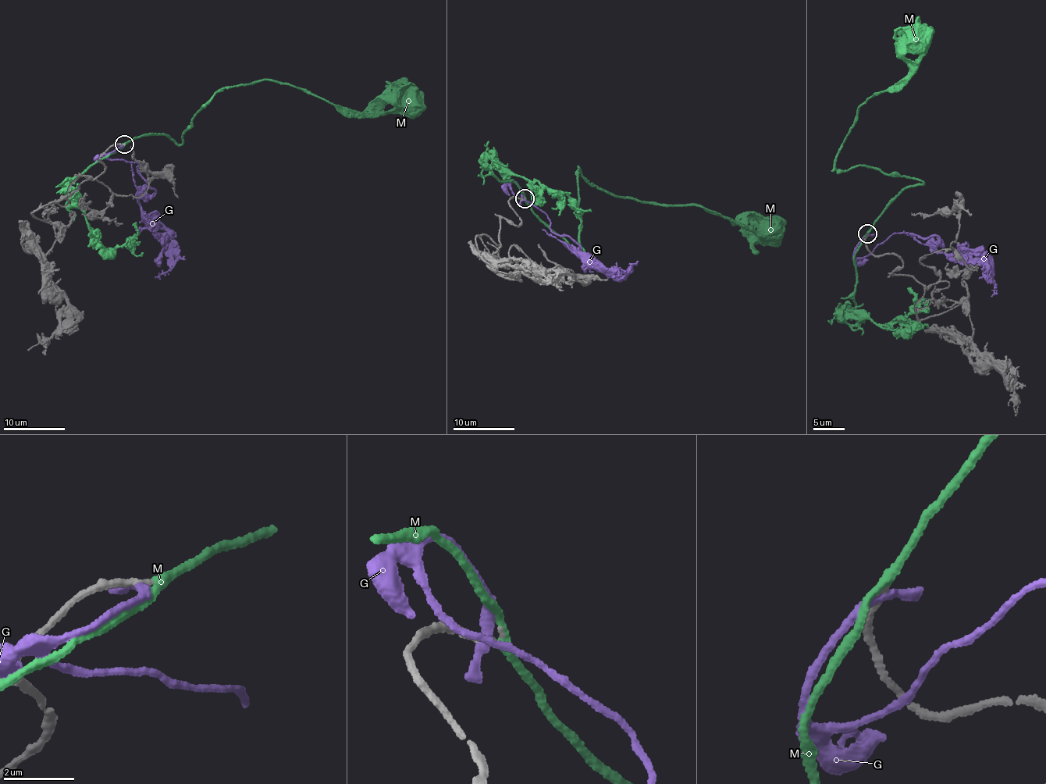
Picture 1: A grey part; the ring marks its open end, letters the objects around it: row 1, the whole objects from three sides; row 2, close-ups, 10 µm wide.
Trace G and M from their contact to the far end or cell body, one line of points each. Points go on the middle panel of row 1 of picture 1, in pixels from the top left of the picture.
G: (522, 198), (553, 232), (581, 247), (569, 247), (622, 277), (629, 270), (619, 267)
M: (525, 198), (542, 222), (582, 252), (577, 171), (620, 197), (697, 204), (741, 226), (771, 230)

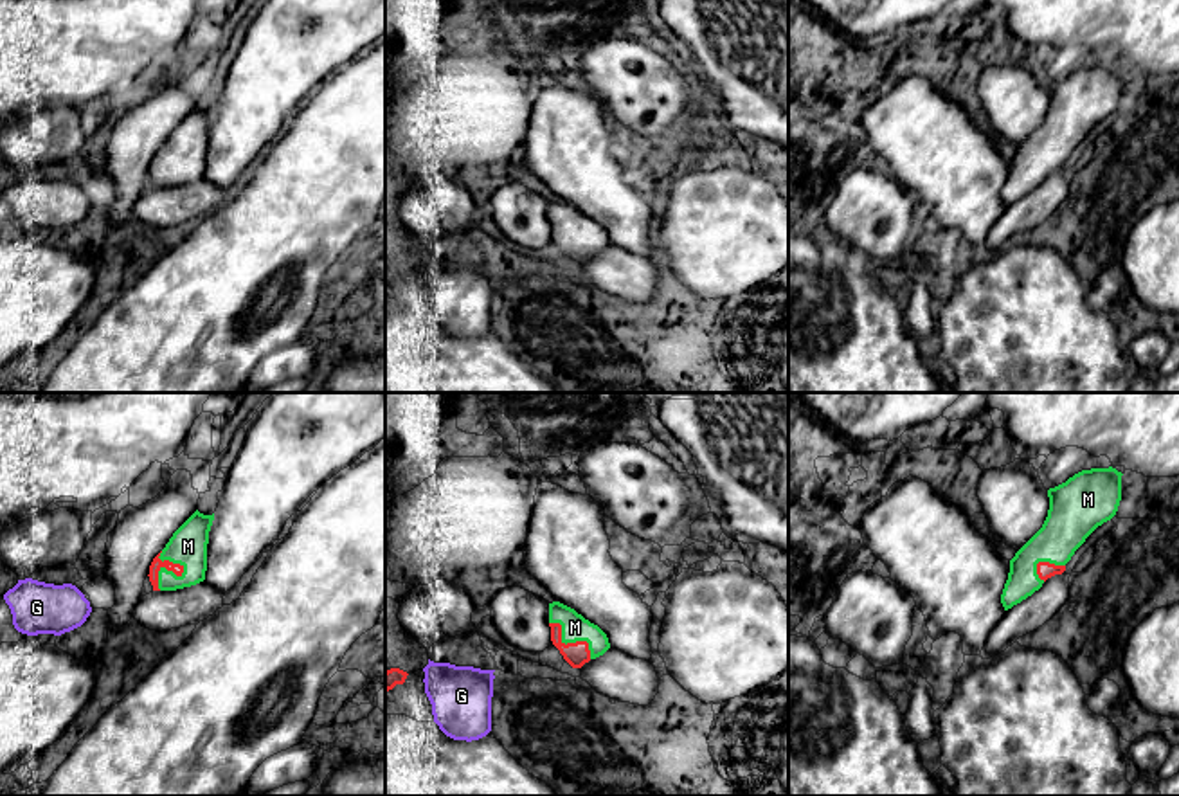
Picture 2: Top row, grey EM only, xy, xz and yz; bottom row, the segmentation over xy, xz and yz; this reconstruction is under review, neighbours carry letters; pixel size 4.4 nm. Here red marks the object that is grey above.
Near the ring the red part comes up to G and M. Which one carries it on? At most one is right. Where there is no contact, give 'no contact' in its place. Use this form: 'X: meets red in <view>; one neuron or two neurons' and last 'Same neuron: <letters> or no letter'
G: no contact; two neurons
M: meets red in xy; one neuron
Same neuron: M

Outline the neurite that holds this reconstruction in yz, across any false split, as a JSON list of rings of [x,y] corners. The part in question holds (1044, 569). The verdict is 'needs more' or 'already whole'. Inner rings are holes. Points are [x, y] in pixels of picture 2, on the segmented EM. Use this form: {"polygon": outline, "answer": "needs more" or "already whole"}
{"polygon": [[[1112,466],[1091,468],[1048,490],[1049,510],[1042,528],[1010,560],[1001,594],[1004,611],[1031,596],[1048,578],[1062,574],[1085,538],[1116,515],[1121,475]]], "answer": "needs more"}

